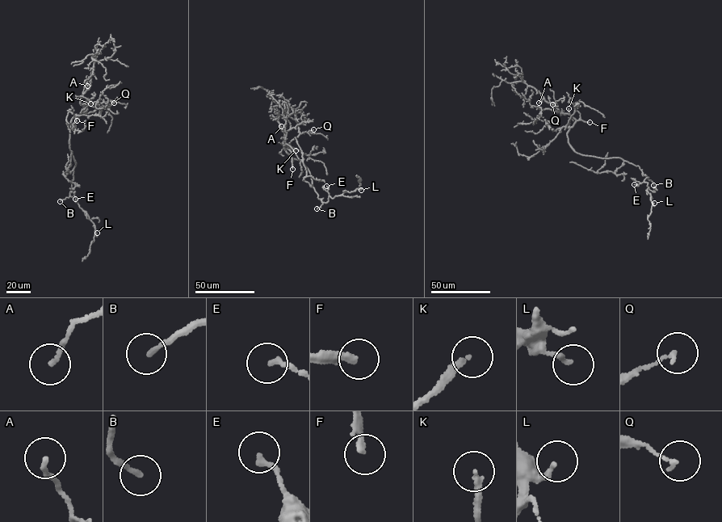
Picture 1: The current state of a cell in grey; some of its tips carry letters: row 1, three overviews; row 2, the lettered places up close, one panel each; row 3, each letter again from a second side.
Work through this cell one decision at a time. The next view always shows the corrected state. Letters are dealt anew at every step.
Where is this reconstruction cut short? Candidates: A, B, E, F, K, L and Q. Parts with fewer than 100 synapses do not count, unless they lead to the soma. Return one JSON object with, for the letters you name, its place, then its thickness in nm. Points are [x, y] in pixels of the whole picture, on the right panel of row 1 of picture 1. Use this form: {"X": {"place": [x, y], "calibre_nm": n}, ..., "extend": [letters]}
{"F": {"place": [589, 122], "calibre_nm": 240}, "K": {"place": [568, 108], "calibre_nm": 220}, "extend": ["F", "K"]}

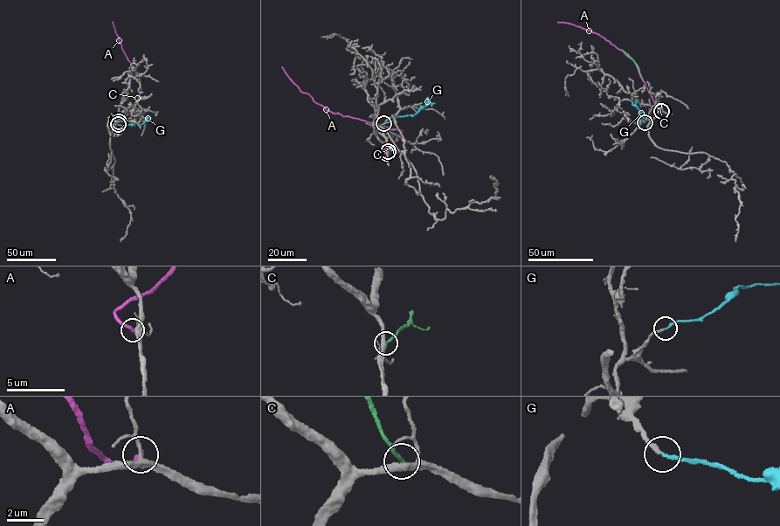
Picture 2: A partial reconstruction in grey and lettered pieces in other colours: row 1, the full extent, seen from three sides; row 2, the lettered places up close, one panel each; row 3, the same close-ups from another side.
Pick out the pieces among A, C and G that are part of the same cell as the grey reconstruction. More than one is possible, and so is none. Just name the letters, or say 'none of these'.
G

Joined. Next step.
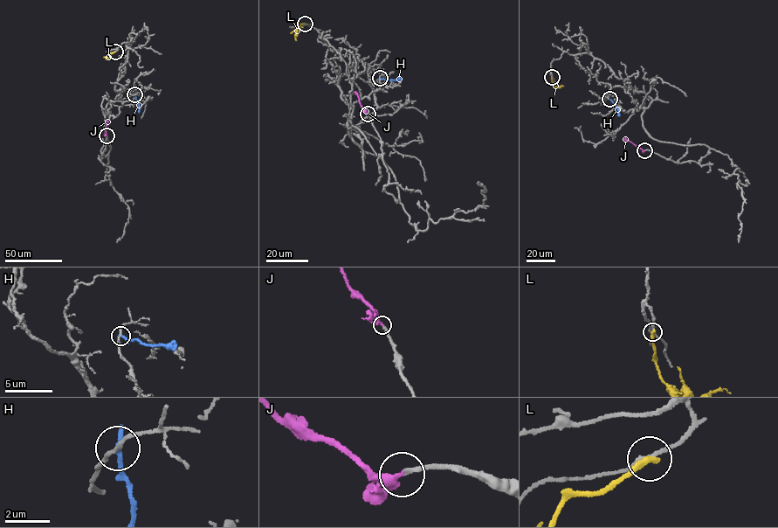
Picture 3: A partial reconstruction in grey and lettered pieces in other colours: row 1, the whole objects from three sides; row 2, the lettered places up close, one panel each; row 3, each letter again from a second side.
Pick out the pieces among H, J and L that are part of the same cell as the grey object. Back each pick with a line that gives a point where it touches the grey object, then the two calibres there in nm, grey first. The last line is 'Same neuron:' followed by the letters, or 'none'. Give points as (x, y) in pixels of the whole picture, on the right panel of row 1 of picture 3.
J: meets grey at (644, 150); 200 nm thick on the grey side, 380 nm on the other
Same neuron: J

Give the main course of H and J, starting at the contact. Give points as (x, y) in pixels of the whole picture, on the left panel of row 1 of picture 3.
H: (134, 94), (138, 112)
J: (106, 135), (107, 121)

